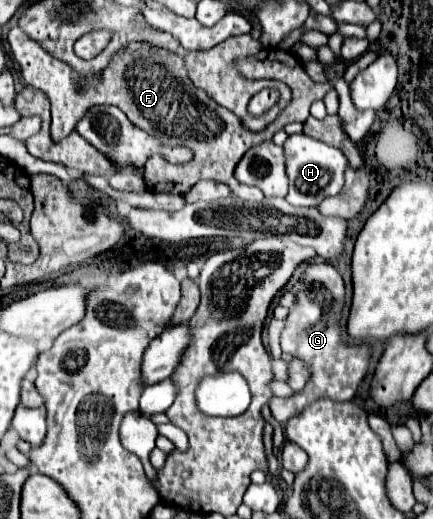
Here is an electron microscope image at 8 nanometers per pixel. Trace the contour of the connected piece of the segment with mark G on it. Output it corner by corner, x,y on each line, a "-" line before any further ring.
330,262
306,264
304,270
304,290
296,294
296,304
290,308
290,314
284,320
284,328
280,334
280,346
292,358
302,360
308,366
310,378
300,392
294,392
290,398
272,398
270,410
274,418
284,424
290,416
306,408
310,402
318,398
332,398
338,402
352,400
360,382
368,370
370,350
366,346
344,346
340,342
340,312
344,308
344,282
338,270

